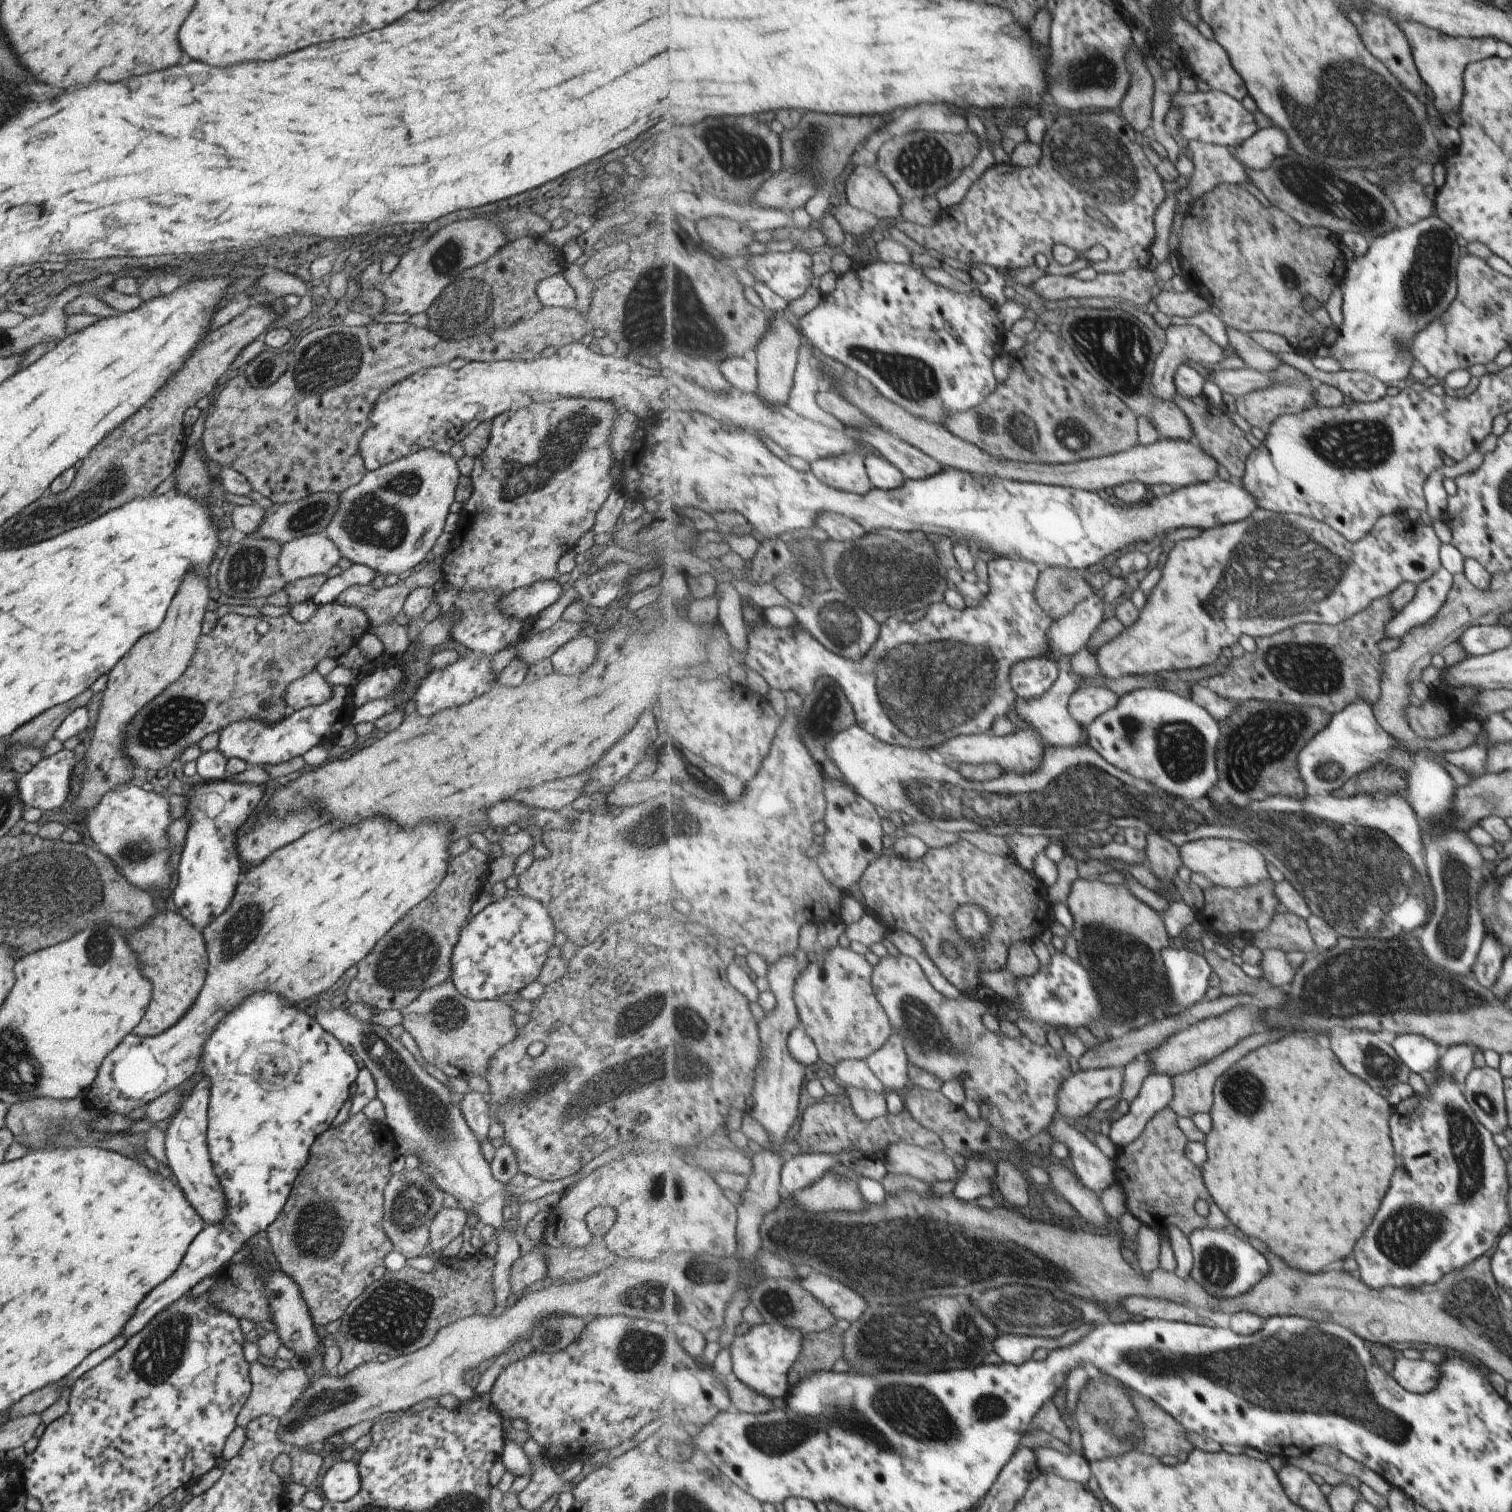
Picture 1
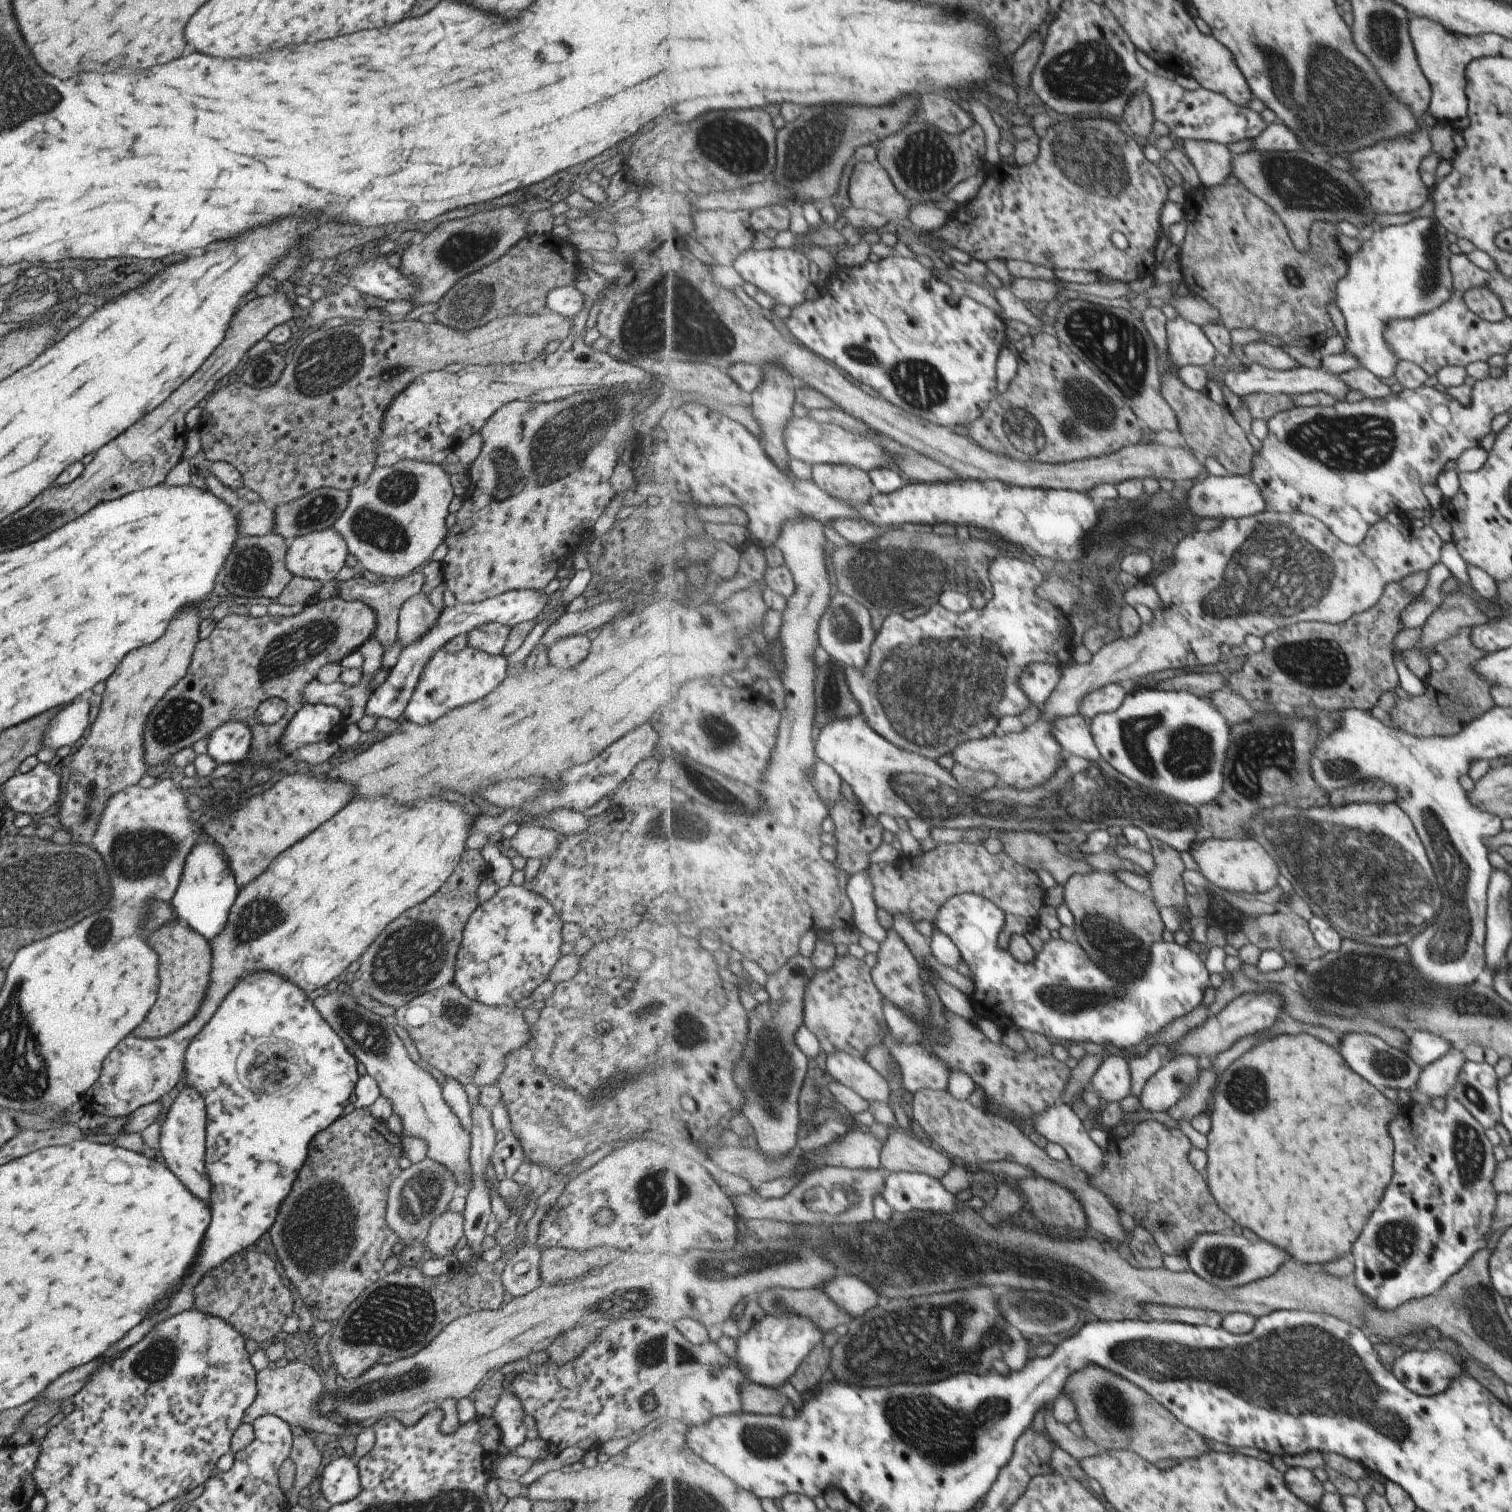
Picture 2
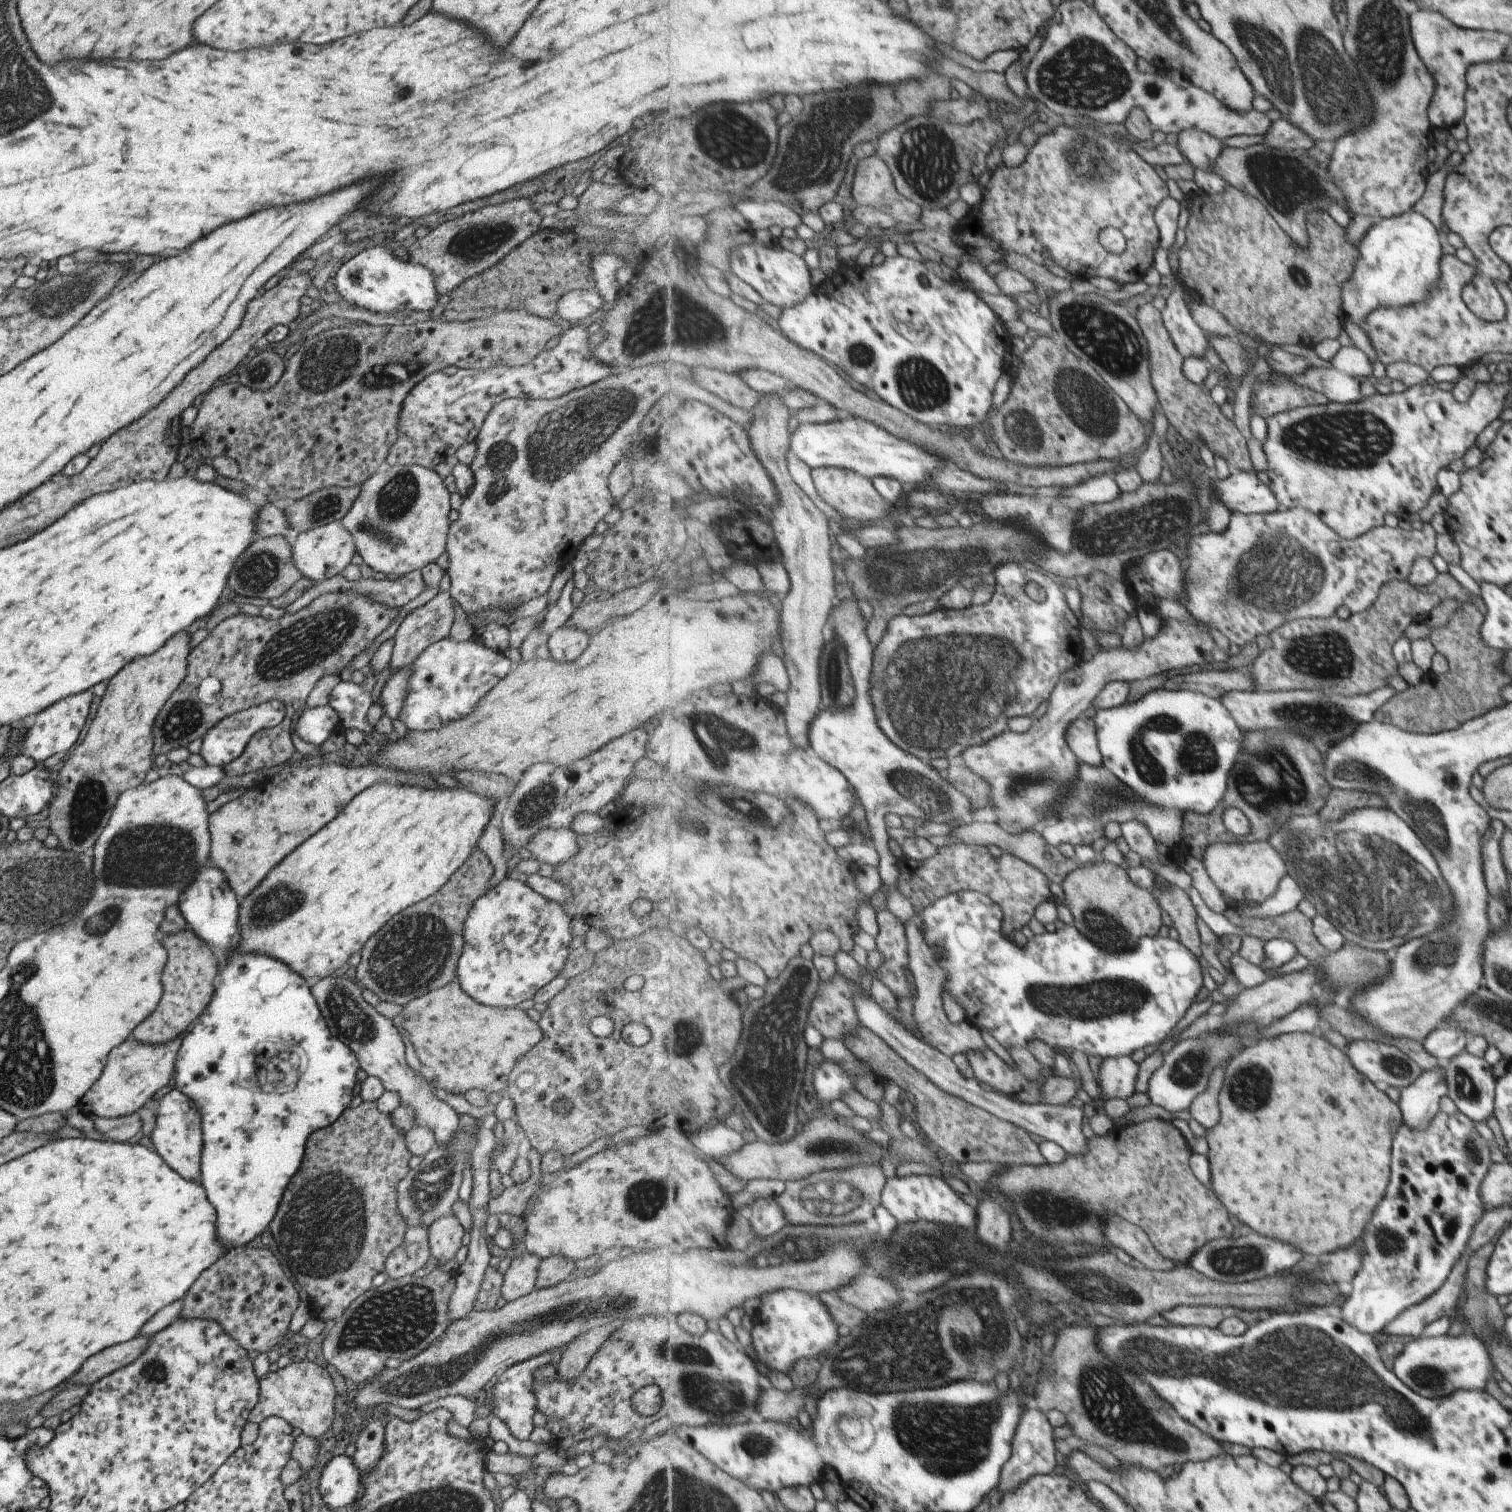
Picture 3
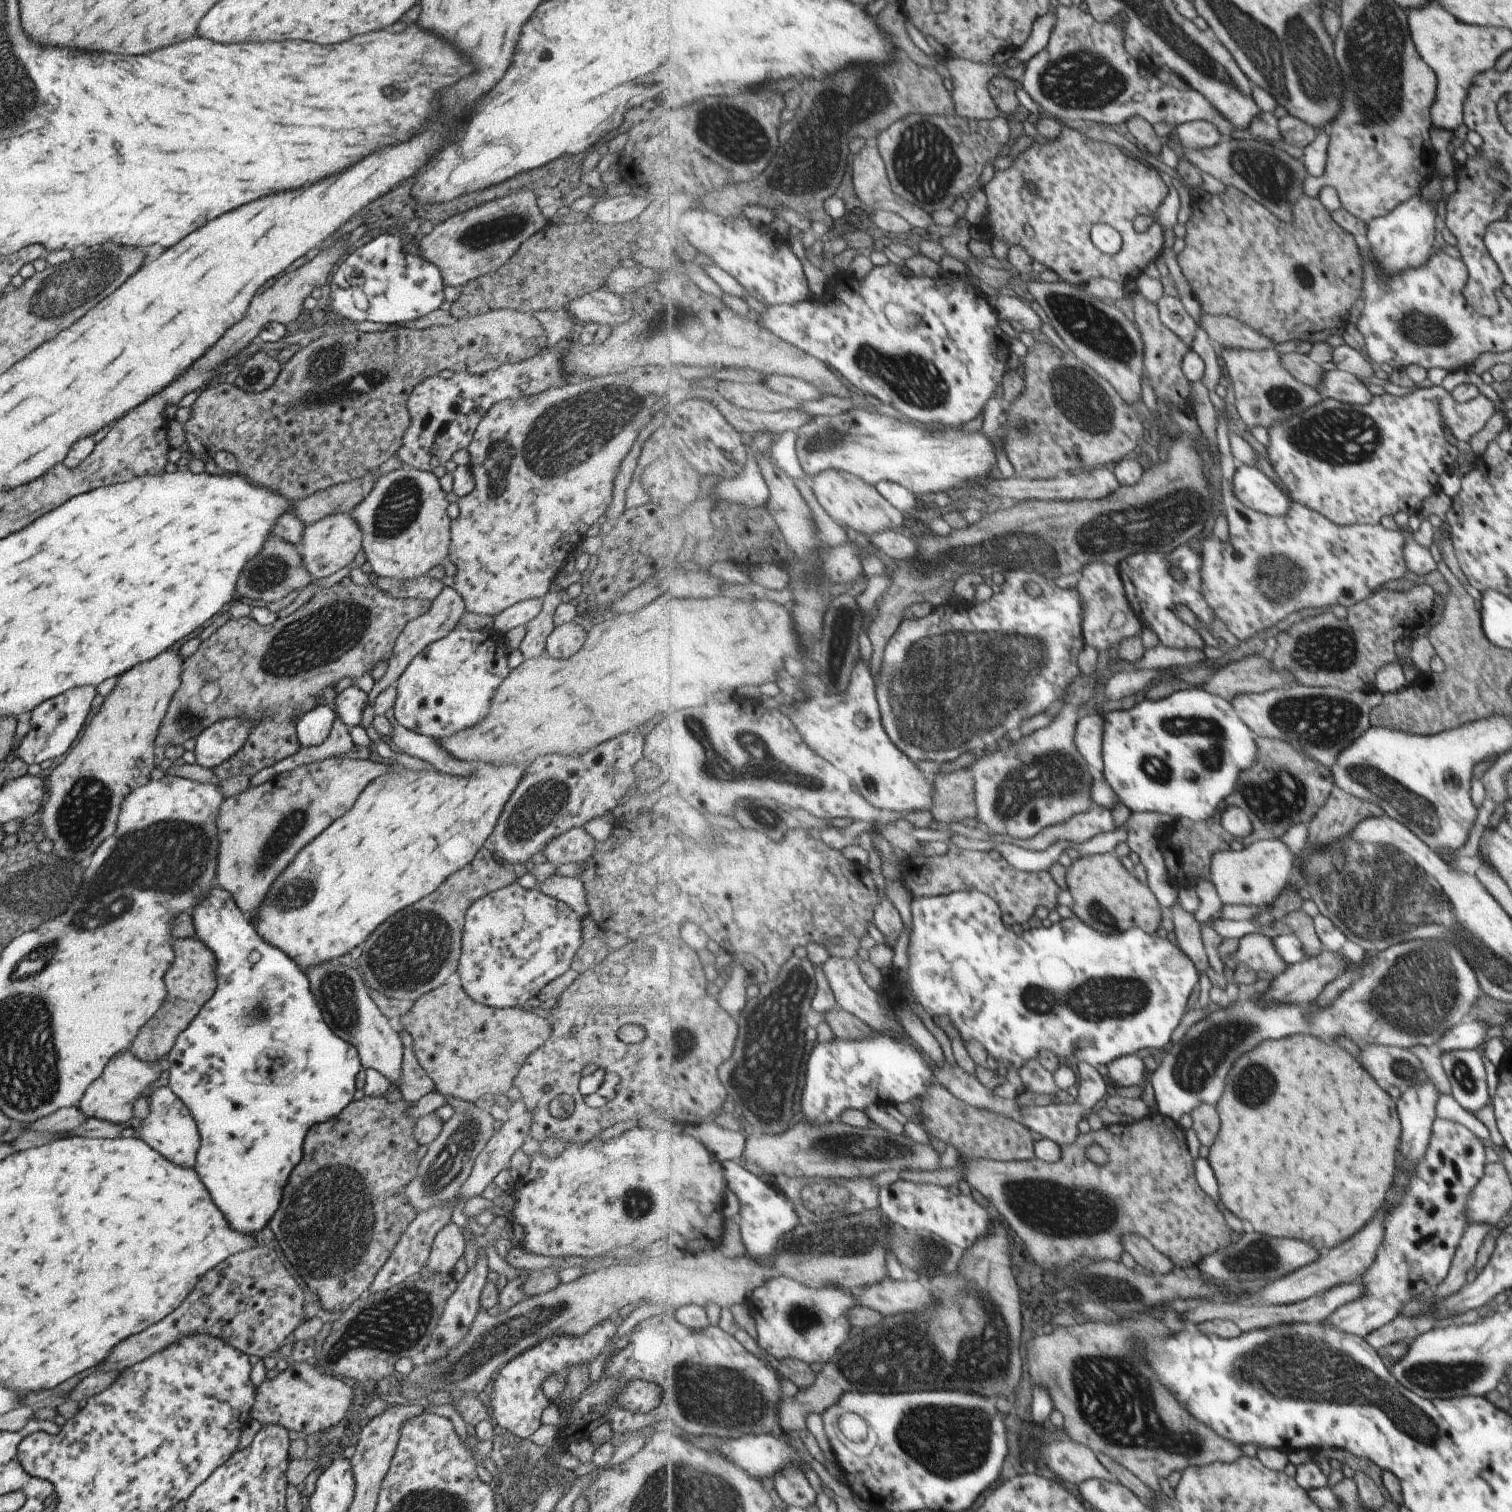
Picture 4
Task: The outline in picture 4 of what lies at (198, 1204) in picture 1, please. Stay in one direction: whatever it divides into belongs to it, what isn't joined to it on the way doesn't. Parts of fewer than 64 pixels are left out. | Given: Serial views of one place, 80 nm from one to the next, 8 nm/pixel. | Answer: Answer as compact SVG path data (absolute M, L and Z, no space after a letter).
M168 1085L155 1091L148 1102L150 1114L146 1120L141 1121L142 1130L140 1130L140 1134L136 1133L136 1136L154 1150L157 1150L171 1163L185 1169L194 1169L197 1150L201 1143L201 1136L194 1117L190 1109L174 1094L174 1091Z

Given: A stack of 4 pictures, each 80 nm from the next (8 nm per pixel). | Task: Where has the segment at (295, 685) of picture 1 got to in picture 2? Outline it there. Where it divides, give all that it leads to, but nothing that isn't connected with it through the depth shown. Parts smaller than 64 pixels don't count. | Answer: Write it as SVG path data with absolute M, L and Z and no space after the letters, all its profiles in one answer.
M370 636L358 650L367 657L368 662L363 666L362 680L356 686L344 686L342 682L332 684L321 684L317 679L308 682L306 690L302 690L302 700L305 704L324 704L338 706L338 710L342 712L344 718L354 724L360 722L360 718L366 714L366 702L375 691L370 682L374 678L374 674L380 670L382 664L377 658L384 655L384 648L376 636Z

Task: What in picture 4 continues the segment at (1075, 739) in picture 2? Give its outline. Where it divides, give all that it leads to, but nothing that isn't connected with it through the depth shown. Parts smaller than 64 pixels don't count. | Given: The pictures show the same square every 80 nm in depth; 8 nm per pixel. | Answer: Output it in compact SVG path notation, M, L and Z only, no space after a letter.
M1098 713L1081 719L1076 742L1084 758L1098 775L1105 772L1105 718Z

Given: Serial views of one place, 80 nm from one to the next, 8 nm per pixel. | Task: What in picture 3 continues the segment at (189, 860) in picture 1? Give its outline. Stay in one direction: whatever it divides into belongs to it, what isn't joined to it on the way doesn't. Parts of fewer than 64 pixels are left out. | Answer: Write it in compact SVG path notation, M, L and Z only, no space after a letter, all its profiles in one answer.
M212 862L208 865L202 865L197 870L195 881L192 881L185 889L182 889L177 900L177 905L188 924L188 928L202 940L205 940L220 957L220 971L215 993L210 1004L190 1027L180 1045L177 1061L175 1062L174 1078L177 1089L180 1089L188 1098L191 1098L202 1117L203 1147L200 1182L206 1192L206 1196L208 1196L208 1200L210 1200L210 1204L216 1208L216 1214L218 1214L216 1221L217 1239L228 1251L243 1247L268 1228L268 1224L272 1222L272 1218L277 1213L286 1187L290 1184L292 1177L298 1172L305 1158L306 1143L311 1134L318 1129L331 1126L333 1122L338 1120L342 1112L349 1108L350 1102L352 1102L354 1097L352 1090L356 1086L356 1071L359 1068L359 1062L350 1047L346 1046L346 1043L343 1043L330 1032L326 1019L312 996L312 985L308 984L300 975L290 970L288 966L282 964L278 959L273 959L266 955L242 955L241 951L237 950L239 938L241 937L238 928L239 901L230 883L223 876L222 870L214 866Z

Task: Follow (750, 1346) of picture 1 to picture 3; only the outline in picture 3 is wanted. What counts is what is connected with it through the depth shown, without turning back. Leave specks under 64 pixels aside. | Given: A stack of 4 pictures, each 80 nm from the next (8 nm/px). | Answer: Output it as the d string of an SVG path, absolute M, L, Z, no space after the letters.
M781 1289L775 1293L769 1293L762 1297L762 1308L754 1316L754 1328L751 1332L753 1348L757 1355L757 1360L769 1370L784 1372L789 1376L797 1362L804 1359L818 1357L822 1352L830 1352L831 1348L842 1338L840 1336L840 1325L834 1320L829 1306L821 1298L821 1294L807 1293L796 1289Z

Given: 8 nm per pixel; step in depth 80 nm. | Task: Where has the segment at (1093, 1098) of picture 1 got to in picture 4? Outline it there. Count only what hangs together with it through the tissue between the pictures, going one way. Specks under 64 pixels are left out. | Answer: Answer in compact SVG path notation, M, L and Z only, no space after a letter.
M1126 1055L1117 1058L1111 1062L1107 1068L1109 1069L1108 1080L1113 1090L1119 1087L1138 1086L1142 1084L1146 1078L1146 1062L1140 1056Z

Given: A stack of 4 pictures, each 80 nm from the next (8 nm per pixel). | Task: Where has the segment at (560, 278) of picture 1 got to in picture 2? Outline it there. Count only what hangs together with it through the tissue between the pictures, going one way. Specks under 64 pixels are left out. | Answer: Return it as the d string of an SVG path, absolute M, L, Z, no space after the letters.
M574 285L552 288L546 294L546 305L550 312L574 320L586 308L586 298Z

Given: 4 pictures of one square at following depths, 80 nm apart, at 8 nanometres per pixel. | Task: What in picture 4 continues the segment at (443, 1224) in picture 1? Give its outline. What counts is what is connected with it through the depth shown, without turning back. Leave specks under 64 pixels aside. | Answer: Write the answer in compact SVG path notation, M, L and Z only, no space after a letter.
M454 1222L446 1223L434 1237L427 1264L428 1274L452 1272L465 1251L463 1229Z

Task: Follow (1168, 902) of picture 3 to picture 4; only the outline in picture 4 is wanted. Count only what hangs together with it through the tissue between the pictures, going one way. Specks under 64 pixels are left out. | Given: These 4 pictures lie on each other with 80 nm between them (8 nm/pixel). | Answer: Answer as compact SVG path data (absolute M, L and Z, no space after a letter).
M1178 899L1170 914L1175 920L1179 945L1193 958L1199 970L1205 972L1210 968L1210 958L1202 940L1202 926L1197 913L1186 910Z

